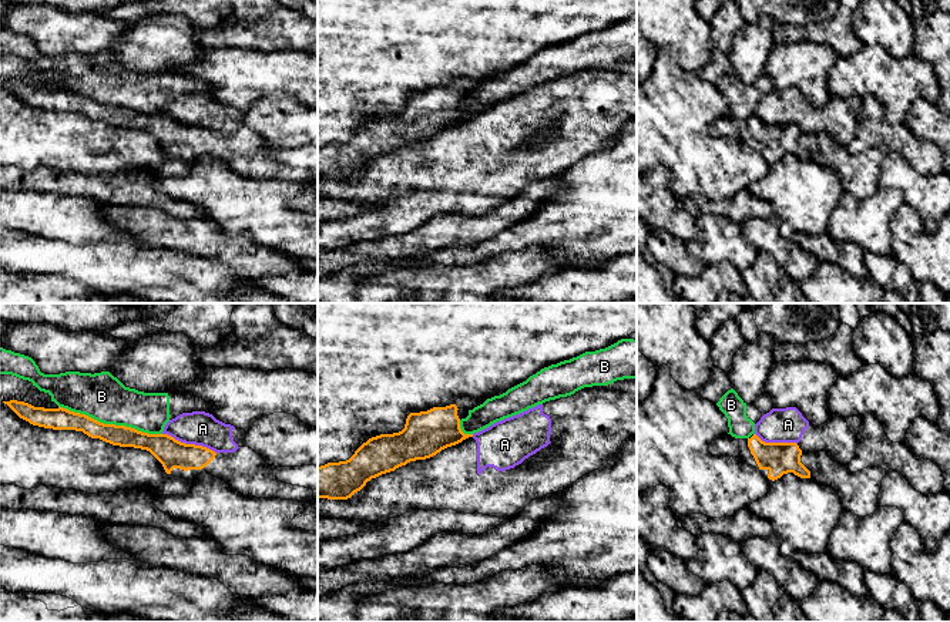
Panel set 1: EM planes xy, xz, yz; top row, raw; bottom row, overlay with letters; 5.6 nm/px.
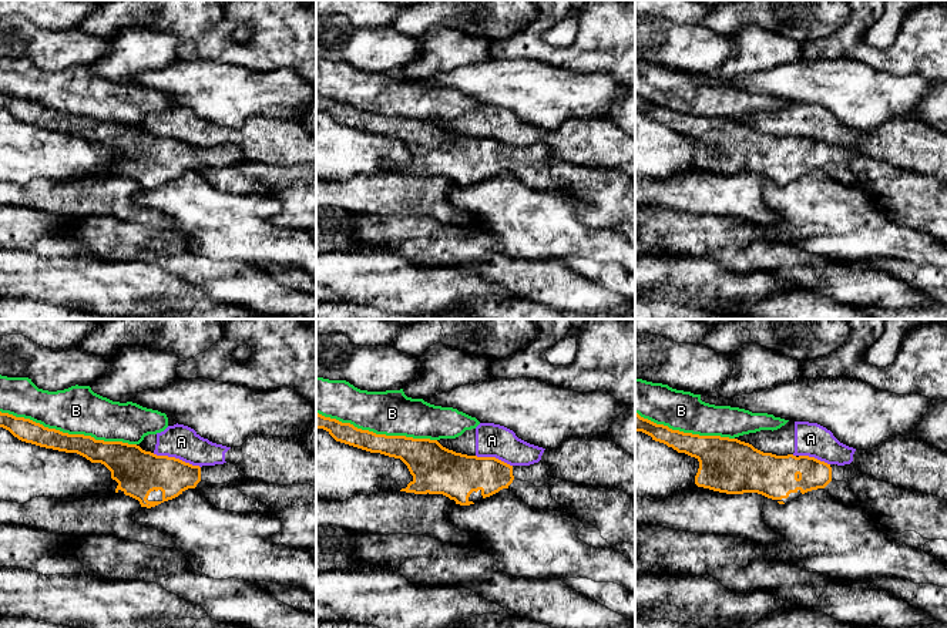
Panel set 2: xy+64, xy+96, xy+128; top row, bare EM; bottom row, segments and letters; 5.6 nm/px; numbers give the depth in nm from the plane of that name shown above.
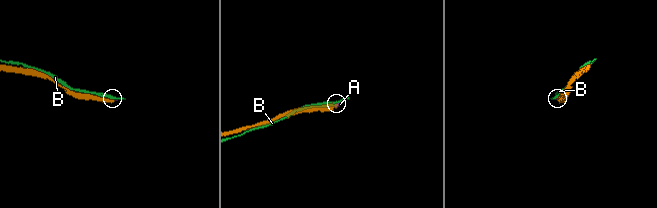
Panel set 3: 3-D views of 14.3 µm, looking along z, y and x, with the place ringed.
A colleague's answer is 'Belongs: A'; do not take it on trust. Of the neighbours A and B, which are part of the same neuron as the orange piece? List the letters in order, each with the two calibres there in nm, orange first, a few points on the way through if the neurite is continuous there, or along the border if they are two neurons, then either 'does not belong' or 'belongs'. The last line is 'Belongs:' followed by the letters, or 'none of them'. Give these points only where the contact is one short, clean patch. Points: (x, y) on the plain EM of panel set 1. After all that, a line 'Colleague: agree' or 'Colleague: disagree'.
A: calibres 160 and 190 nm; border xy (163, 114), (185, 124), (205, 127), (217, 134); does not belong
B: calibres 120 and 260 nm; does not belong
Belongs: none of them
Colleague: disagree

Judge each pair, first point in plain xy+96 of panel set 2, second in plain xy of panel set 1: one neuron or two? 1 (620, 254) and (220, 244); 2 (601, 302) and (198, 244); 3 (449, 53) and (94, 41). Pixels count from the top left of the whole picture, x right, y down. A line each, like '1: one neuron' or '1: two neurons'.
1: two neurons
2: one neuron
3: two neurons

